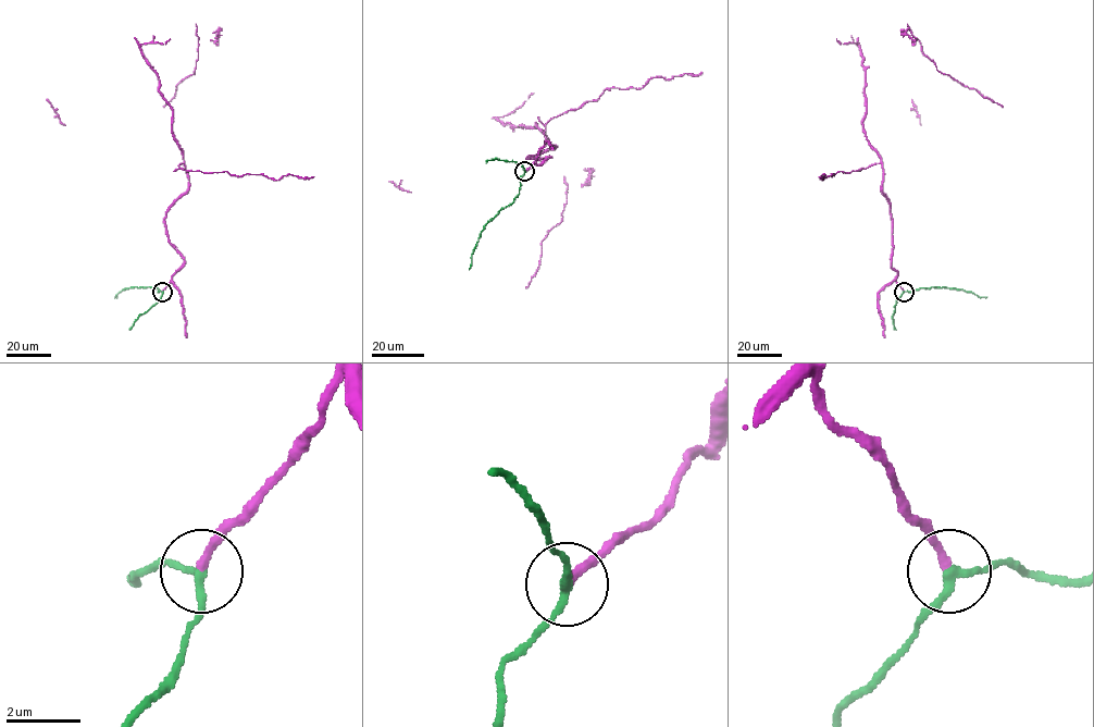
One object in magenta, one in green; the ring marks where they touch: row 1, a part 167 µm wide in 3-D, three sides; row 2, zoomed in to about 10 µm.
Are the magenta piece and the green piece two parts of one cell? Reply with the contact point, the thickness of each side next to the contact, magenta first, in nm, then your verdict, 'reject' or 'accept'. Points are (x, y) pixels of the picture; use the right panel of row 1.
at (904, 292); 220 nm thick on the magenta side, 240 nm on the other; accept

